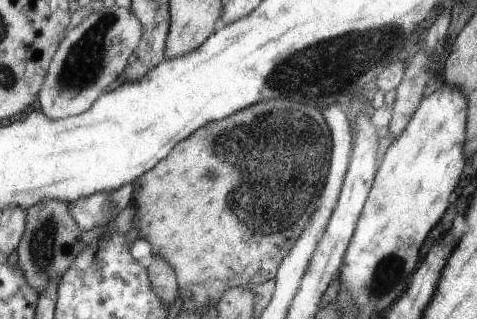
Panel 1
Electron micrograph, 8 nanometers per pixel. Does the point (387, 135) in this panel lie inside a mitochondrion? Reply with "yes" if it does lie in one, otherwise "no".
no

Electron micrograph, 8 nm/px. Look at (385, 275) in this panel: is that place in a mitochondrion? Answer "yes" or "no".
yes

